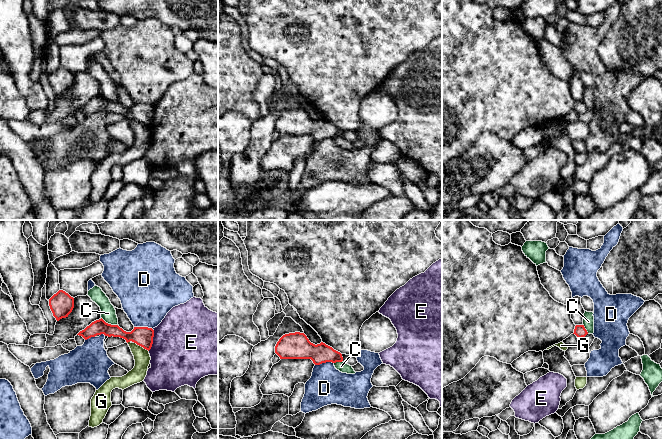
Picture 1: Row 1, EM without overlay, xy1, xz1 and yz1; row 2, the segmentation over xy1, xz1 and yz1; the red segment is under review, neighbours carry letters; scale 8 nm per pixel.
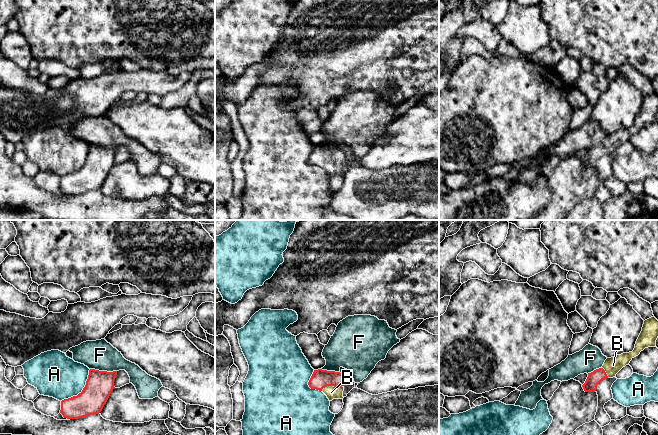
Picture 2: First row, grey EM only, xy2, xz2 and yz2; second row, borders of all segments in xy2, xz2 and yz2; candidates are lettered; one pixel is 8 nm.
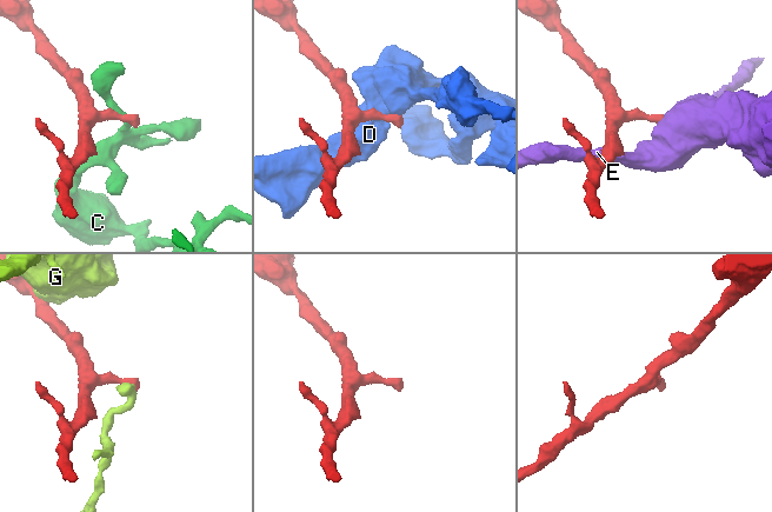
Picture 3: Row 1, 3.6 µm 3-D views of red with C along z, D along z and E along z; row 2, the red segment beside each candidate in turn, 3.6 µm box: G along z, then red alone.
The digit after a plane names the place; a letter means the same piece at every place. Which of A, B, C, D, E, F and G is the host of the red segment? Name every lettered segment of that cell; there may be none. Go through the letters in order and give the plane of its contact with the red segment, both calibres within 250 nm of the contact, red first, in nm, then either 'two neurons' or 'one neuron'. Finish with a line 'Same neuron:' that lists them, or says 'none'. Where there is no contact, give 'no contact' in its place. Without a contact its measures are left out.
A: contact in xy2; calibres 220 and 360 nm; two neurons
B: contact in xz2; calibres 150 and 100 nm; one neuron
C: contact in xy1; calibres 140 and 130 nm; two neurons
D: contact in xy1; calibres 160 and 420 nm; two neurons
E: contact in xy1; calibres 160 and 500 nm; two neurons
F: contact in xy2; calibres 220 and 240 nm; two neurons
G: contact in xy1; calibres 160 and 130 nm; two neurons
Same neuron: B

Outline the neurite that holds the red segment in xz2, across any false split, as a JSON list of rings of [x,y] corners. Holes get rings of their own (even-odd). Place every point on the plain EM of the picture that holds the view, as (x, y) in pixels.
[[[314,146],[308,161],[311,165],[322,167],[329,177],[343,175],[344,160],[346,156],[340,148],[327,146]]]

